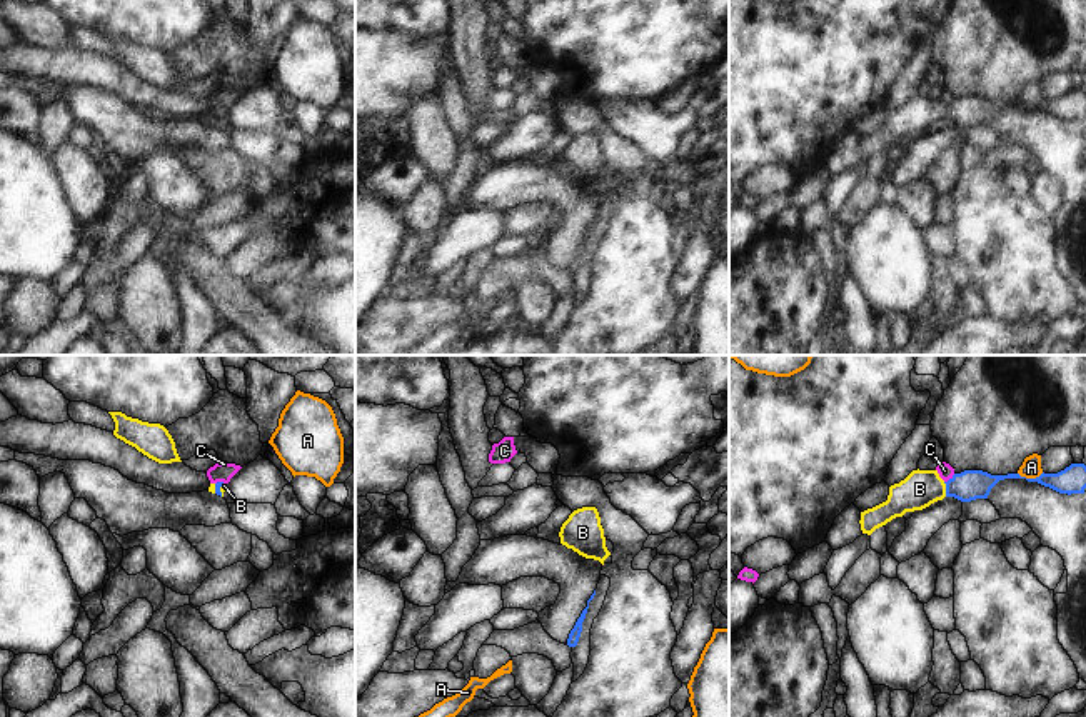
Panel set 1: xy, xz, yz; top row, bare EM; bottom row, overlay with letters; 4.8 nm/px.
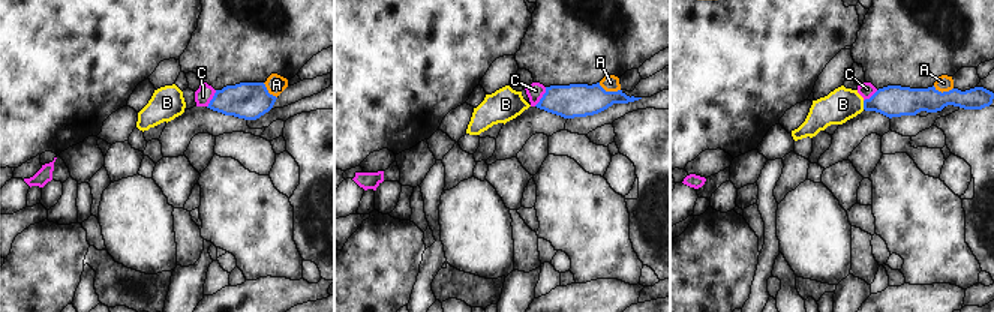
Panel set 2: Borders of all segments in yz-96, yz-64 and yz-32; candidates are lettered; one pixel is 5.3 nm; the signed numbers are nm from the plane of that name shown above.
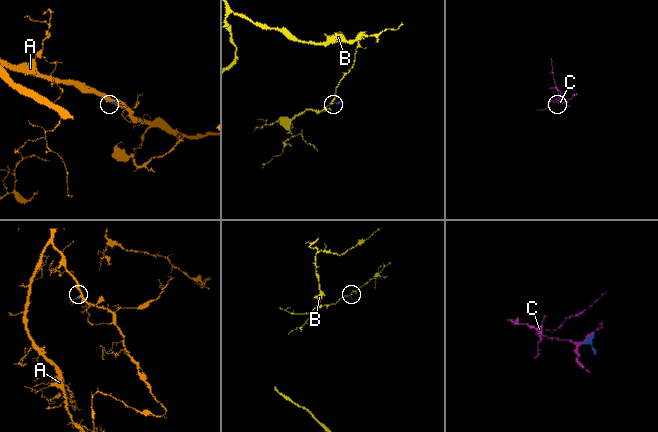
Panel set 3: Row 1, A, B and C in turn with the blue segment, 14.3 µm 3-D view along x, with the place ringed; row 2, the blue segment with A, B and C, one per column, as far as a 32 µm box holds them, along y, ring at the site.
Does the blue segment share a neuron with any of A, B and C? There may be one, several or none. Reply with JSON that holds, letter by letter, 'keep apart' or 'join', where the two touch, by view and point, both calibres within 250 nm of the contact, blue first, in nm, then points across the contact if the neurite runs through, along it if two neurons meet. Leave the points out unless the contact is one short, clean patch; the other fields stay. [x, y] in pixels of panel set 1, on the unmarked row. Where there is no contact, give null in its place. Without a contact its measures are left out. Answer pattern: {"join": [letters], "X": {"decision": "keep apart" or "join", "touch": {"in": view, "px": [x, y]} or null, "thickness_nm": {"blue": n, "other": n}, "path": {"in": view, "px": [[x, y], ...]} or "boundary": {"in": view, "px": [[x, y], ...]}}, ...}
{"join": ["B"], "A": {"decision": "keep apart", "touch": {"in": "yz", "px": [1030, 105]}, "thickness_nm": {"blue": 140, "other": 100}, "boundary": {"in": "yz", "px": [[1043, 99], [1035, 104], [1021, 104], [1018, 100]]}}, "B": {"decision": "join", "touch": {"in": "yz", "px": [946, 115]}, "thickness_nm": {"blue": 150, "other": 180}, "path": {"in": "yz", "px": [[968, 112], [946, 115], [920, 115]]}}, "C": {"decision": "keep apart", "touch": {"in": "yz", "px": [950, 105]}, "thickness_nm": {"blue": 150, "other": 70}}}

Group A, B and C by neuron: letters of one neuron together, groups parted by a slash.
A / B / C

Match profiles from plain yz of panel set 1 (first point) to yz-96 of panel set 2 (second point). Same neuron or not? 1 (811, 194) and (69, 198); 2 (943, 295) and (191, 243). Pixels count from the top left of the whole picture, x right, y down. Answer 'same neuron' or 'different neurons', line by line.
1: different neurons
2: same neuron

